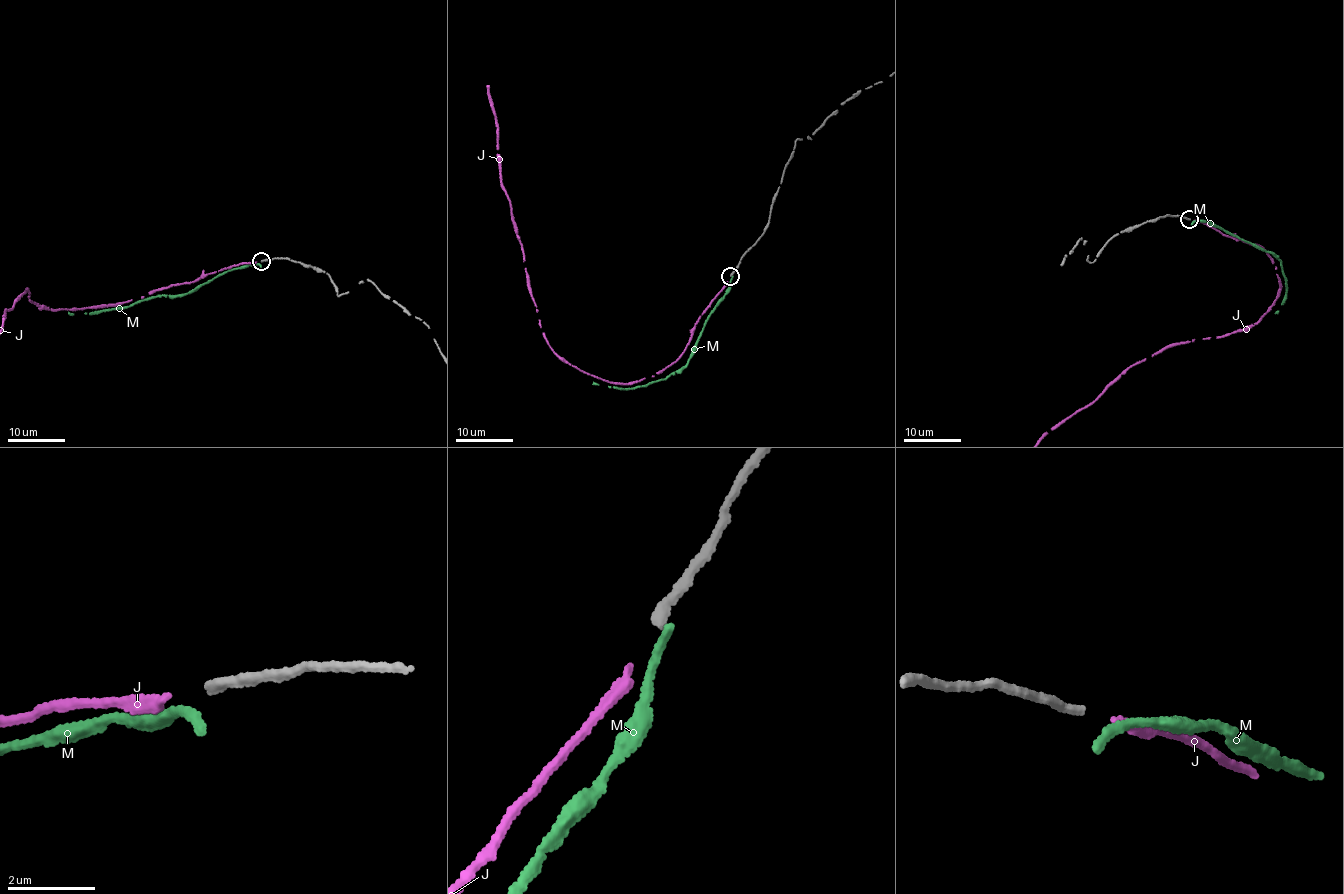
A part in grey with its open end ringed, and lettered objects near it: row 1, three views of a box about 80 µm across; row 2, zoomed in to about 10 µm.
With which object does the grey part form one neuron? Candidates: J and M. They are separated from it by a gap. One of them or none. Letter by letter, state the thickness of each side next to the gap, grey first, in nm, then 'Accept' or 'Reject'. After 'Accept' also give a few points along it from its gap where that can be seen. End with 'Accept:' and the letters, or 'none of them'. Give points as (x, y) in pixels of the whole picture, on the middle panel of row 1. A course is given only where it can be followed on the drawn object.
J: Thickness 220 nm (grey) against 240 nm. Accept
M: Thickness 220 nm (grey) against 240 nm. Reject
Accept: J

